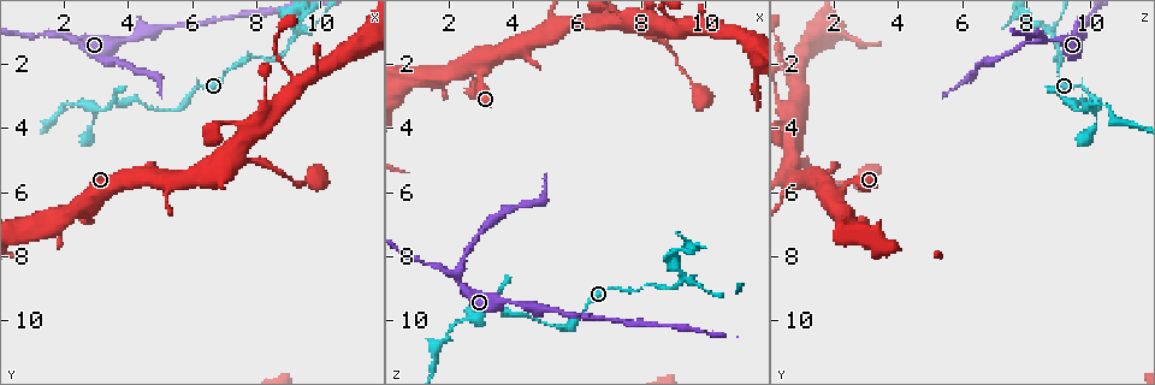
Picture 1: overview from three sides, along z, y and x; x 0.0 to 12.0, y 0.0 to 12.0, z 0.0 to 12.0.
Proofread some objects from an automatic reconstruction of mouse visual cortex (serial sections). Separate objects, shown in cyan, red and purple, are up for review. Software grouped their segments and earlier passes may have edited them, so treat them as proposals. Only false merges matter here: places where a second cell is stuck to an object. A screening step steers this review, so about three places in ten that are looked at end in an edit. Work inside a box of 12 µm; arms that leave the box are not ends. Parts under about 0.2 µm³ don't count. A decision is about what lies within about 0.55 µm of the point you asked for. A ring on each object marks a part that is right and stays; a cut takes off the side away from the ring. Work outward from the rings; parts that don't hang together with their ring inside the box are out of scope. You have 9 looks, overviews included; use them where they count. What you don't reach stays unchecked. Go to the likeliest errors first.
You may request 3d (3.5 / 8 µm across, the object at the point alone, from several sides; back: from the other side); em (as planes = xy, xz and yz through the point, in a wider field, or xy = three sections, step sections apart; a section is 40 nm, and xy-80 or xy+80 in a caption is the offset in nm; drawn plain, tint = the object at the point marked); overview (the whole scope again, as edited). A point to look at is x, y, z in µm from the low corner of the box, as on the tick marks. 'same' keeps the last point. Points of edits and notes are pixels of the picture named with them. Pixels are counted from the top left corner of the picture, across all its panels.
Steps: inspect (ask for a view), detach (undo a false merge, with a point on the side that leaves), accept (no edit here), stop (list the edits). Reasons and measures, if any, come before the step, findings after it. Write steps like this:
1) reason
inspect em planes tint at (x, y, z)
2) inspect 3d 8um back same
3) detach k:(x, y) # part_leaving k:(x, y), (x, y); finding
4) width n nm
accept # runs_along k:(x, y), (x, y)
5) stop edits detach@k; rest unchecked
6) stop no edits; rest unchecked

a fork
inspect 3d 8um at (2.2, 1.3, 8.6)

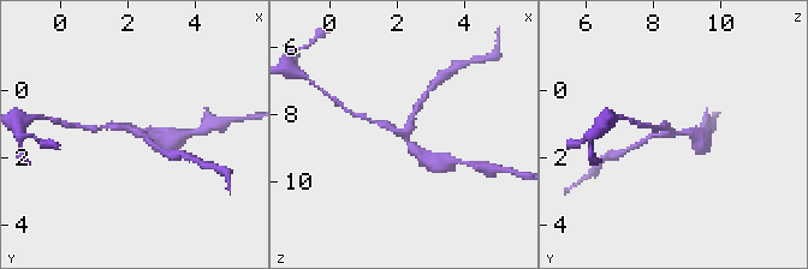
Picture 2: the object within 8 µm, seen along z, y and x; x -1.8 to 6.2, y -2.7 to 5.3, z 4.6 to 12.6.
need the tissue
inspect em xy step 1 tint at (2.2, 1.3, 8.6)

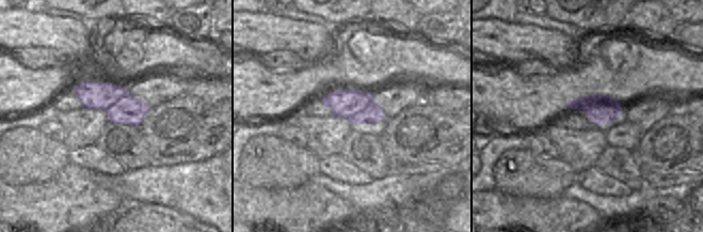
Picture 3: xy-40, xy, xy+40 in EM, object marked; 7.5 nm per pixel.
detach 2:(416, 108) # part_leaving 2:(408, 133), (414, 111), (427, 91); two cells meet here

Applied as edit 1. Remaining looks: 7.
see it whole again
inspect overview

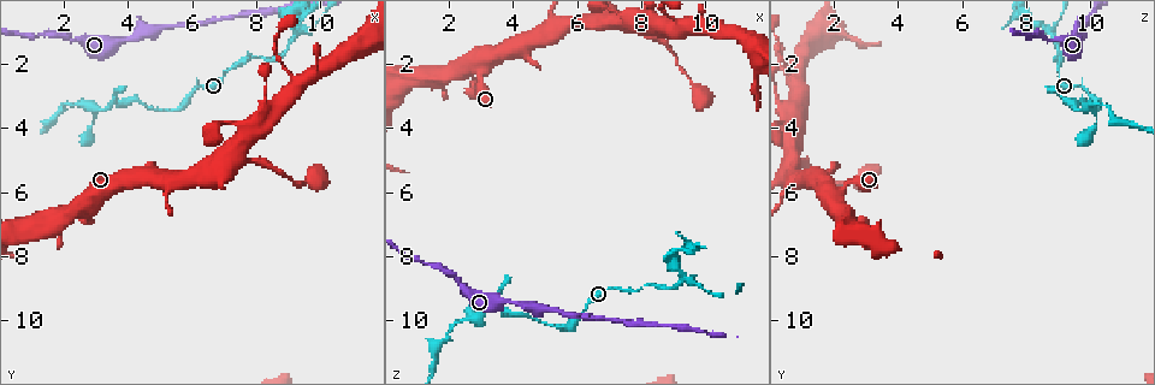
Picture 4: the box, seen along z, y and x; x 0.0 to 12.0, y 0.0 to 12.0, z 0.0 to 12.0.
abrupt turn
inspect 3d 3.5um at (9.3, 1.0, 8.7)

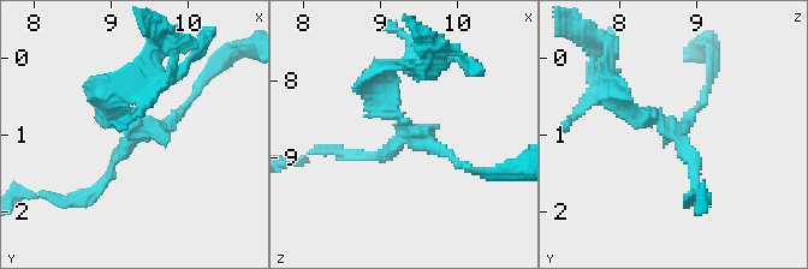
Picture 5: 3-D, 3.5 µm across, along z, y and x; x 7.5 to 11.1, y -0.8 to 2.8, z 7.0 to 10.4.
arms 3; arm_widths 150, 150, 200 nm; now the EM
inspect em xy step 3 plain at (9.35, 1.00, 8.70)

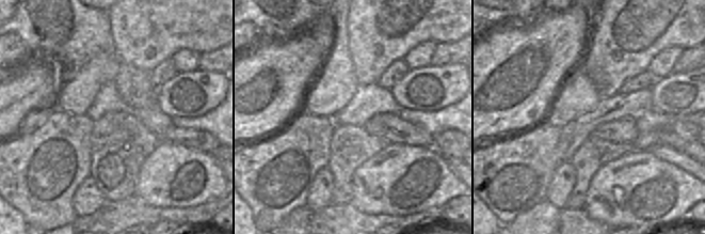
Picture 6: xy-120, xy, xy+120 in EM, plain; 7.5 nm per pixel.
inspect em xy step 3 tint same

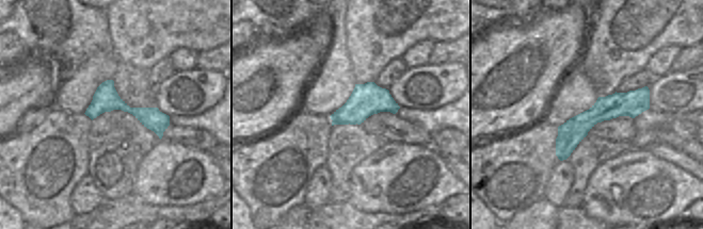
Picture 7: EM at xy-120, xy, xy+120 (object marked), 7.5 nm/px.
detach 5:(392, 107) # part_leaving 5:(407, 135), (380, 88), (380, 66), (403, 66); a second cell is stuck on

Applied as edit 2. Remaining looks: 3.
sharp bend
inspect 3d 8um back at (3.4, 3.4, 9.5)

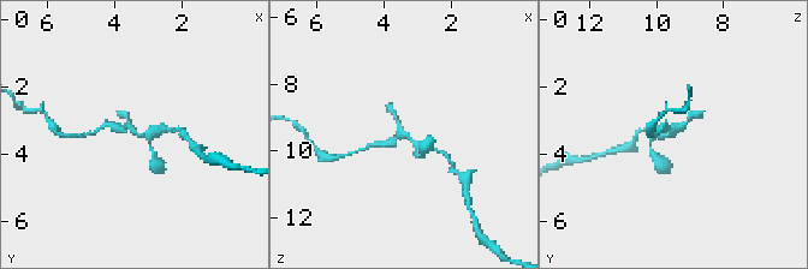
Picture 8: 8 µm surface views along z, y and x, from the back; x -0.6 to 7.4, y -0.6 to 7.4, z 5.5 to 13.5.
zoom in
inspect 3d 3.5um at (3.4, 3.4, 9.6)

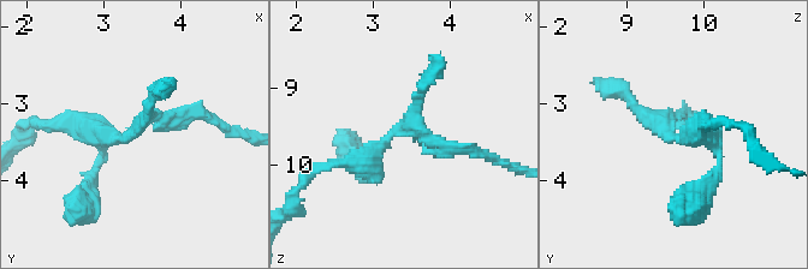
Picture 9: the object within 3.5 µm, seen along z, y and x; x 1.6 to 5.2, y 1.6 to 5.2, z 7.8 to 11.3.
inspect em xy step 2 tint at (3.35, 3.40, 9.50)

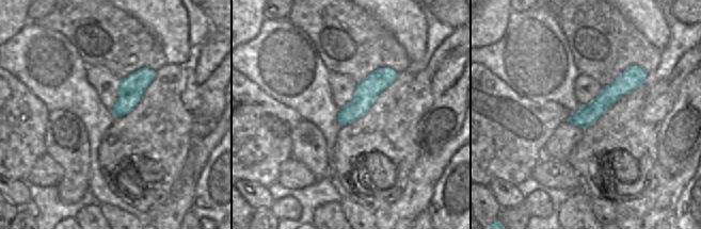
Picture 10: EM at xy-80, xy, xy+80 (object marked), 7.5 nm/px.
detach 9:(87, 181) # part_leaving 9:(152, 118), (125, 137), (52, 125); a second cell is stuck on

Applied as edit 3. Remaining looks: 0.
stop edits detach@2, detach@5, detach@9; rest unchecked

